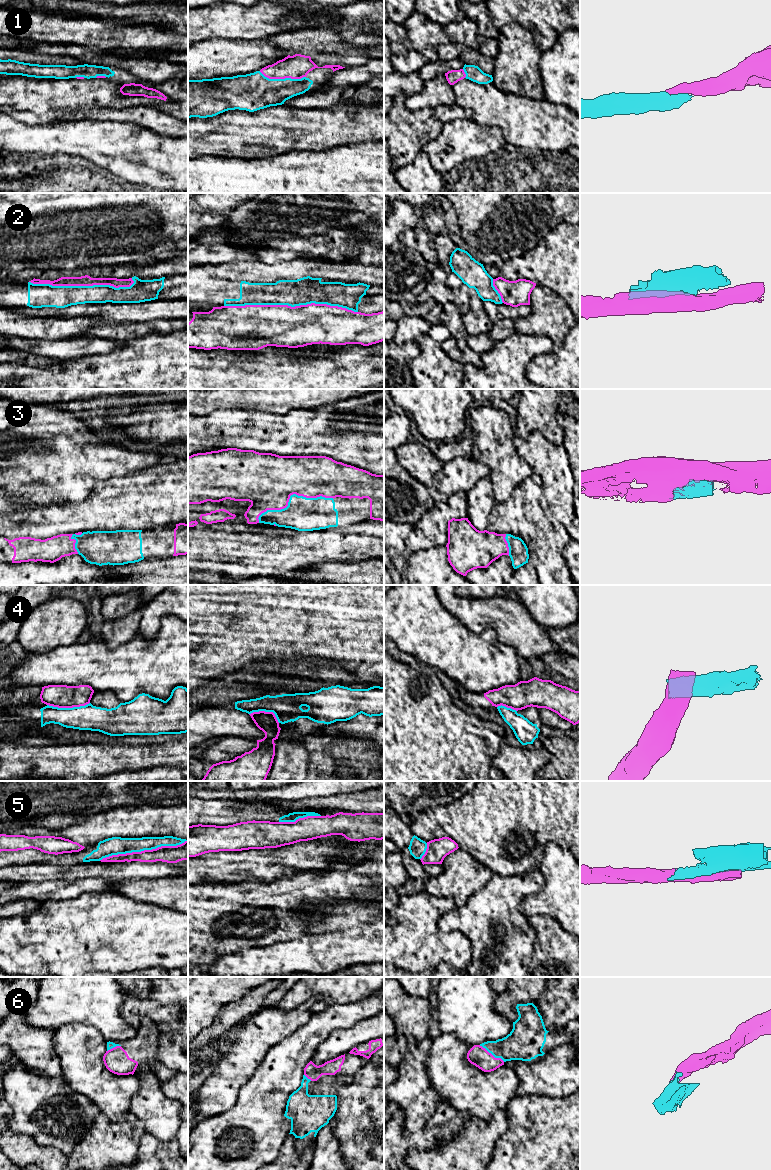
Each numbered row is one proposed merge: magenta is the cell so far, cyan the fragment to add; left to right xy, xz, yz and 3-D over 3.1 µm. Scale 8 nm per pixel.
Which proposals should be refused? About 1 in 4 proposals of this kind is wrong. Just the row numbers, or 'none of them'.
2, 4, 5

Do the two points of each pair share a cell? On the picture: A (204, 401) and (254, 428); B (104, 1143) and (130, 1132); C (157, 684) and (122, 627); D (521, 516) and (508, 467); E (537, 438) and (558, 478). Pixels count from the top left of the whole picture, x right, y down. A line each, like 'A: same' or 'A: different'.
A: different
B: same
C: different
D: different
E: same

